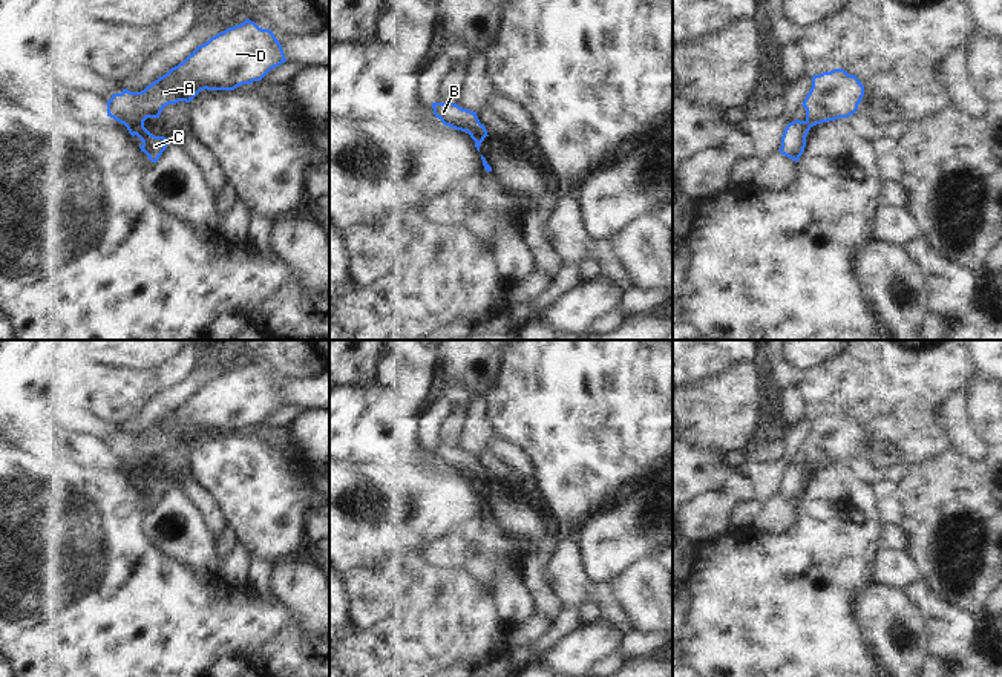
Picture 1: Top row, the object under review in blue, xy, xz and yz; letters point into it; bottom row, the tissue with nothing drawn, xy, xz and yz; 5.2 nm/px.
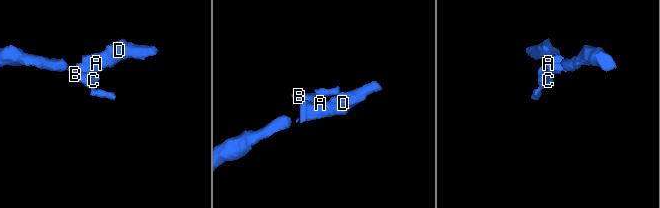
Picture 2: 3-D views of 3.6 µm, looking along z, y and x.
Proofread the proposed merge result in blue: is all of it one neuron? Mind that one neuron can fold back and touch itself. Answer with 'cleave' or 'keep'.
cleave

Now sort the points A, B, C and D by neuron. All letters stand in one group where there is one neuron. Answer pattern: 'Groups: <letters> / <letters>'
Groups: A D / B C.

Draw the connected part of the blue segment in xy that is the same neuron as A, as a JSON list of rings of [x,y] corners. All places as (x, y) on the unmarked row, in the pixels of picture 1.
[[[245,361],[198,389],[144,433],[113,437],[107,444],[107,460],[126,470],[144,467],[147,461],[159,461],[169,447],[190,446],[201,433],[234,433],[260,424],[285,404],[274,377]]]

